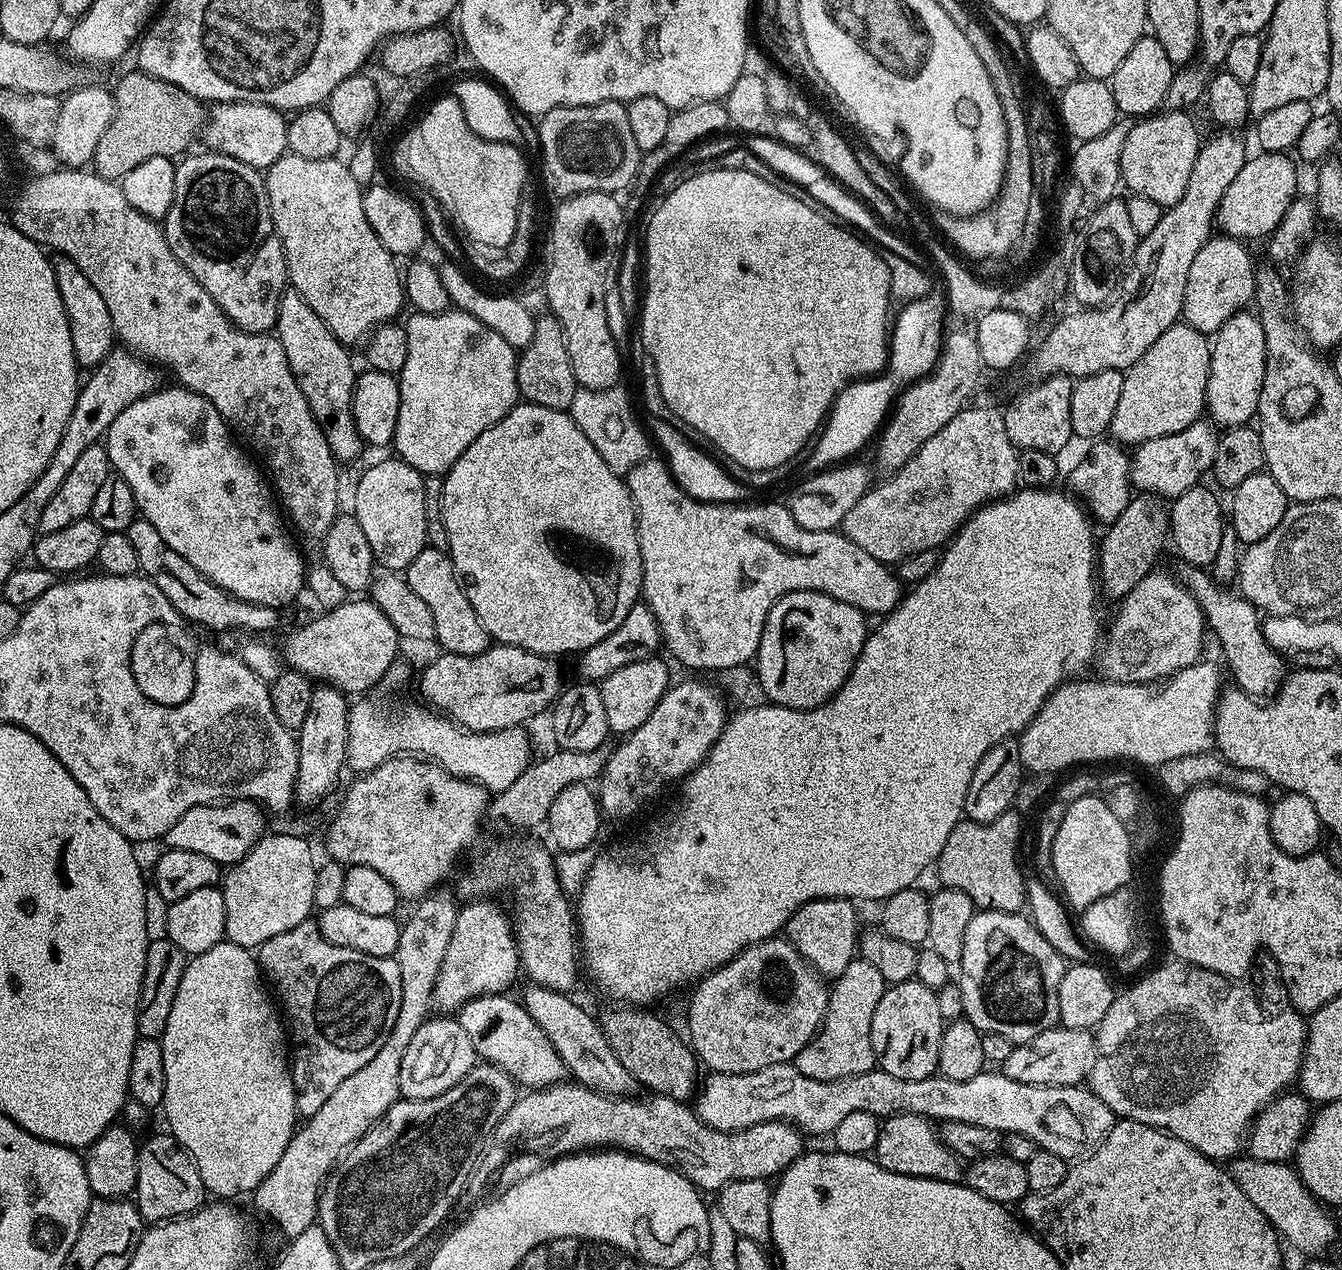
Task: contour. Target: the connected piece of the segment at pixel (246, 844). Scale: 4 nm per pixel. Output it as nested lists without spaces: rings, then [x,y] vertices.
[[[230,800],[194,806],[194,810],[186,810],[186,814],[170,826],[166,844],[168,848],[190,850],[193,854],[214,858],[214,862],[222,866],[231,866],[237,864],[266,835],[264,816],[265,809],[255,800]]]

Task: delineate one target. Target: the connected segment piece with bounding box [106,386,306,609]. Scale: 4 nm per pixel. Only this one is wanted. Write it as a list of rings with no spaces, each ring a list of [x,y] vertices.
[[[164,386],[144,396],[114,418],[106,433],[113,469],[128,483],[130,490],[134,490],[139,515],[148,520],[150,526],[162,534],[162,542],[166,542],[170,550],[178,550],[194,570],[210,578],[223,592],[247,604],[283,609],[284,604],[305,591],[306,563],[284,529],[285,517],[265,473],[259,467],[256,469],[252,465],[253,457],[232,441],[232,429],[208,399],[188,388],[171,387]]]

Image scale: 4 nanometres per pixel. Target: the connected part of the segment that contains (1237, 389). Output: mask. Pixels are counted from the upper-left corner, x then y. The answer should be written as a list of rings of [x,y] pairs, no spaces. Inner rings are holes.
[[[1251,311],[1235,312],[1211,337],[1210,378],[1206,382],[1206,412],[1221,429],[1238,428],[1258,413],[1262,378],[1266,374],[1266,334],[1260,317]]]

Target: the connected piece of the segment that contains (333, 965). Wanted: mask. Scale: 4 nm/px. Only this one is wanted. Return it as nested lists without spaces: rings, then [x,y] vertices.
[[[309,918],[260,945],[258,963],[274,992],[276,987],[278,1000],[280,995],[291,1039],[296,1039],[290,1067],[297,1113],[304,1118],[313,1116],[338,1085],[354,1070],[362,1070],[382,1050],[382,1042],[390,1038],[402,998],[398,962],[390,956],[371,956],[334,946],[320,932],[319,923]]]

